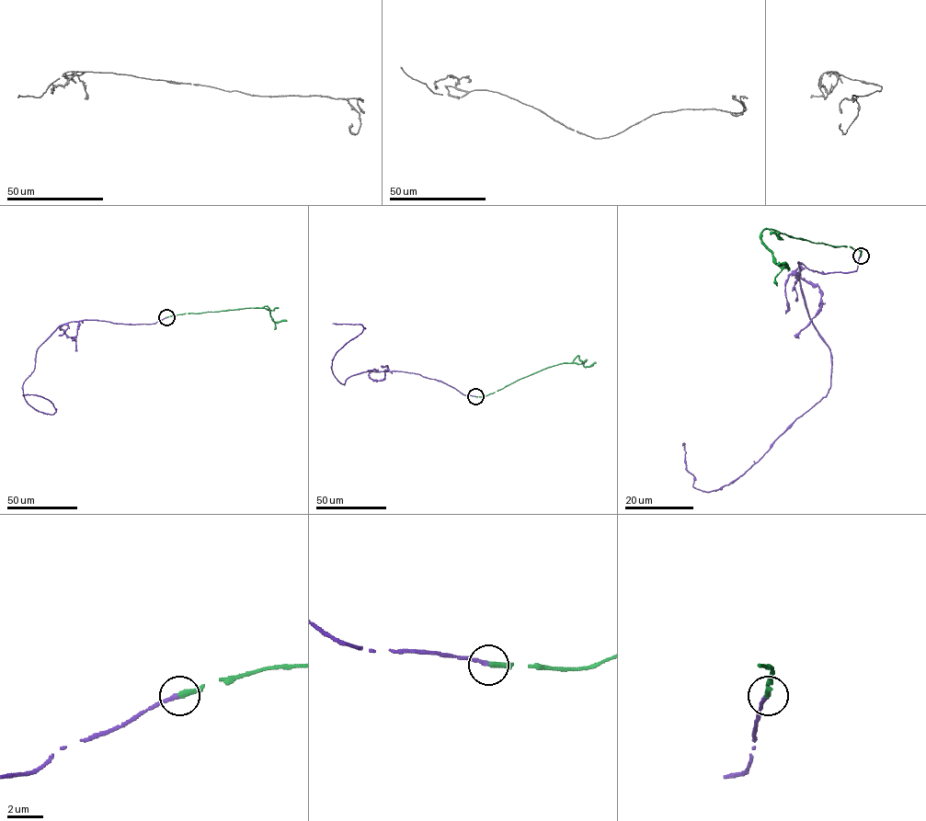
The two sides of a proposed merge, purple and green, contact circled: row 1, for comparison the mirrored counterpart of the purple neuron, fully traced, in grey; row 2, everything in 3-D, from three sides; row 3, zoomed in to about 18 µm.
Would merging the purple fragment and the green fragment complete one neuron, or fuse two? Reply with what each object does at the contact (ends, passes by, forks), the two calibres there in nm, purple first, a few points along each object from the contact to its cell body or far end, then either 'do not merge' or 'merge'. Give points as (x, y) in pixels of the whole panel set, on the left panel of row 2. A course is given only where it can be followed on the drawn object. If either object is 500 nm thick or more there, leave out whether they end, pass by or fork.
purple ends | green ends | 240/320 nm | purple via (166, 317), (154, 324), (61, 324), (38, 347), (22, 385), (35, 409), (56, 412), (48, 400), (24, 395) | green via (166, 317), (267, 306), (274, 321), (286, 321) | merge

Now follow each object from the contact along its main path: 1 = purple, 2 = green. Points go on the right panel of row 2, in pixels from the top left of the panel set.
1: (861, 256), (854, 271), (798, 263), (809, 318), (830, 353), (828, 393), (716, 490), (692, 485), (682, 446)
2: (861, 256), (861, 251), (850, 246), (813, 243), (765, 229), (761, 243), (779, 265), (787, 267), (776, 264)

